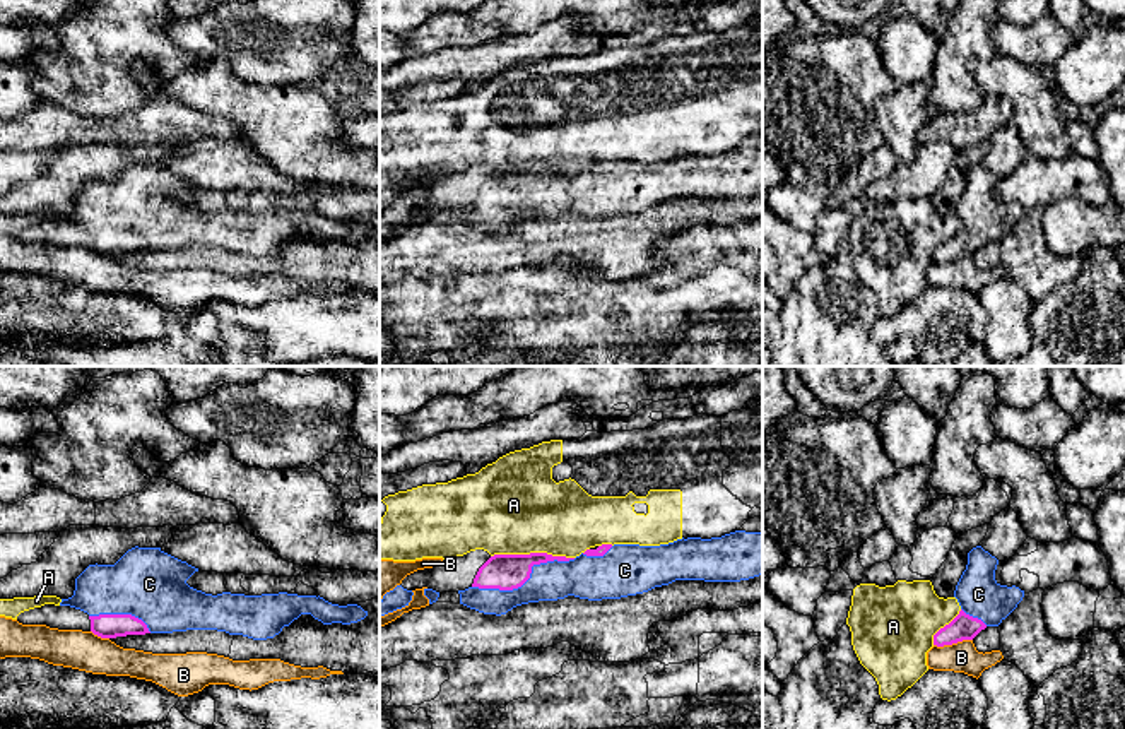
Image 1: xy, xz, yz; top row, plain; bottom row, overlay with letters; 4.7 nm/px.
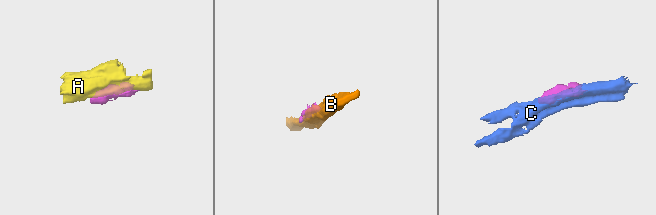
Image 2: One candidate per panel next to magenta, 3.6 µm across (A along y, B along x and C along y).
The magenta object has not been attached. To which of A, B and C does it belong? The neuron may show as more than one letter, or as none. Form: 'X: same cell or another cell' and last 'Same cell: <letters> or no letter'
A: another cell
B: another cell
C: same cell
Same cell: C

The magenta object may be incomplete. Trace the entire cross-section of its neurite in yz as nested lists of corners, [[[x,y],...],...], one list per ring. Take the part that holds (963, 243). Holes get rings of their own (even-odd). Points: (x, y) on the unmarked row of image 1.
[[[981,163],[968,169],[954,214],[961,228],[934,252],[934,262],[944,264],[963,257],[973,257],[987,243],[998,243],[1022,217],[1024,207],[1000,202],[995,197],[998,176]]]

